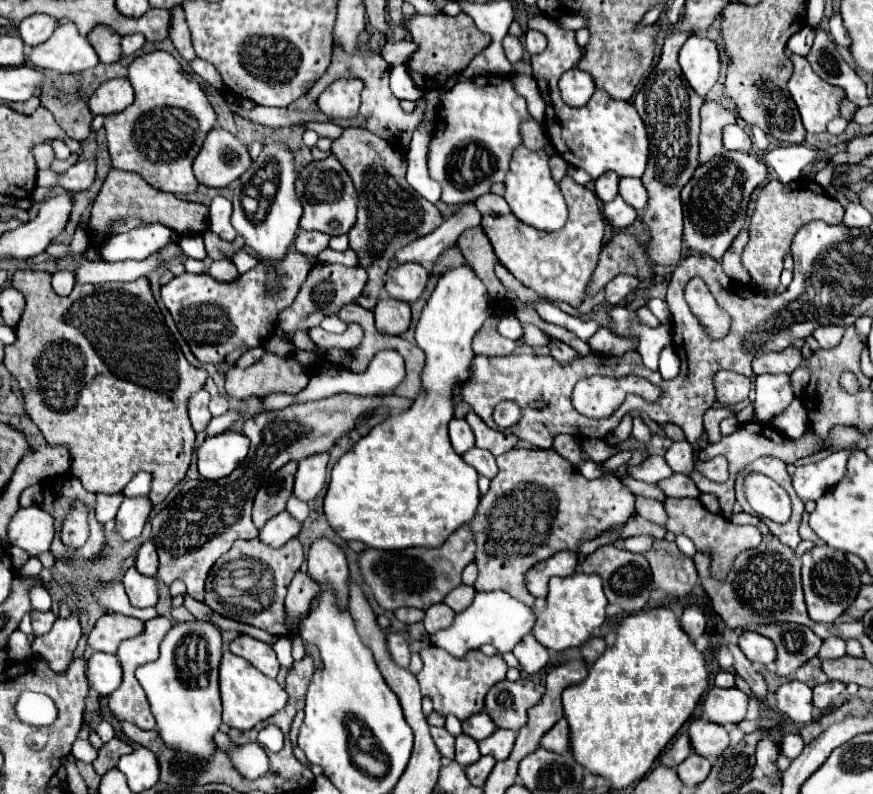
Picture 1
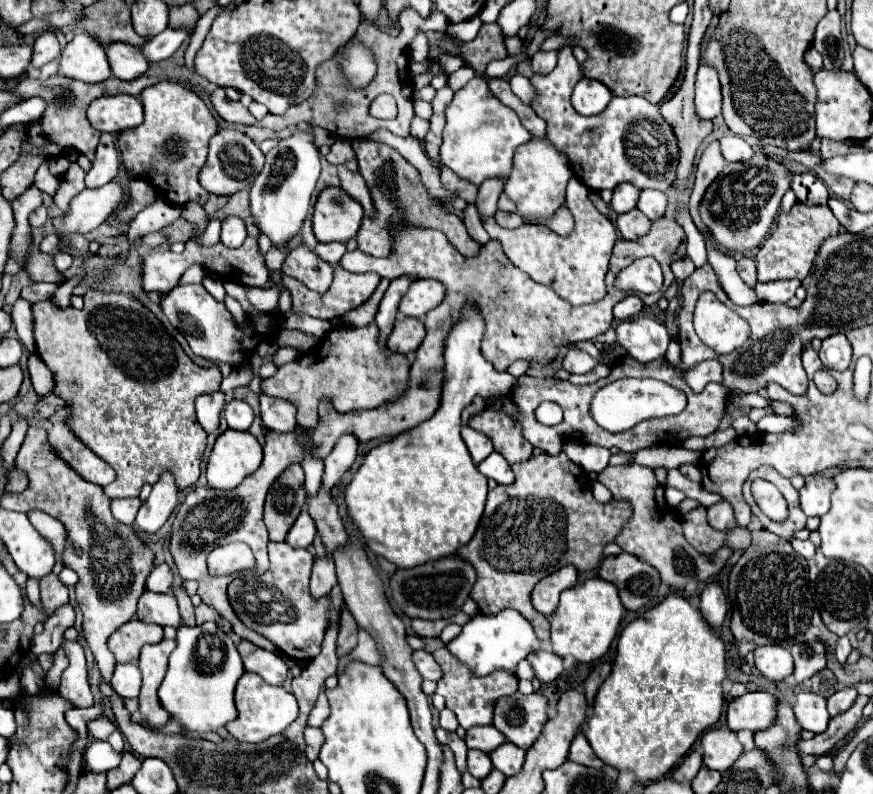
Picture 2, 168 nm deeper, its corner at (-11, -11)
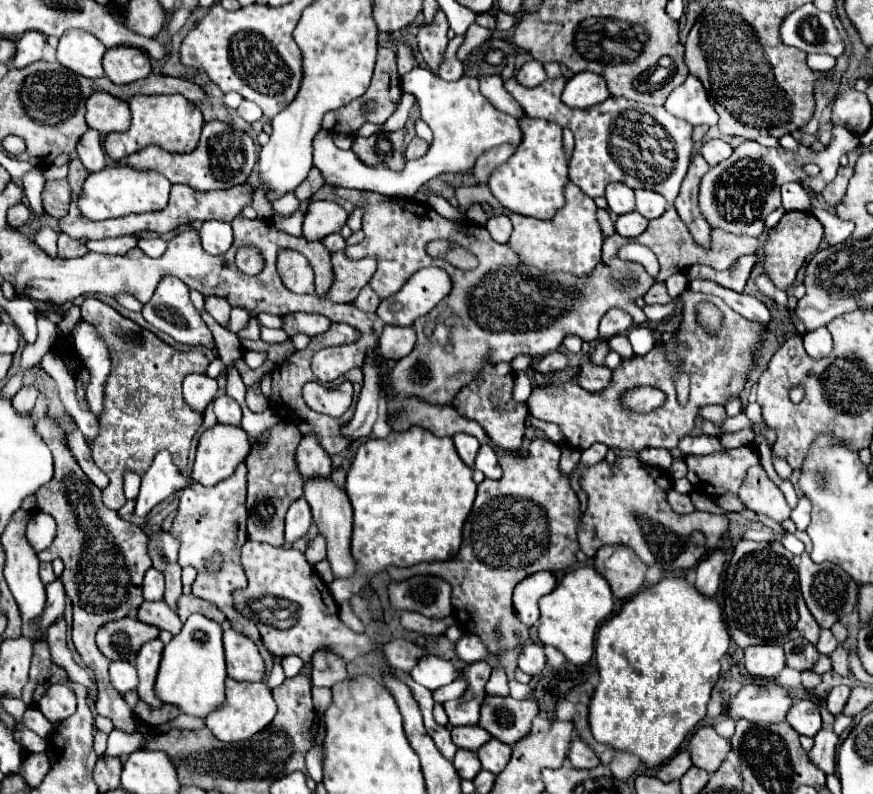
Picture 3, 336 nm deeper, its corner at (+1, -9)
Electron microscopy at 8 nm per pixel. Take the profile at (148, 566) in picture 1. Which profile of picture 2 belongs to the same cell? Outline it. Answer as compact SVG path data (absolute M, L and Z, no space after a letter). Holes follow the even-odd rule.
M163 562L163 564L159 564L151 570L151 574L147 578L147 590L151 590L151 592L169 592L171 580L173 580L173 572Z

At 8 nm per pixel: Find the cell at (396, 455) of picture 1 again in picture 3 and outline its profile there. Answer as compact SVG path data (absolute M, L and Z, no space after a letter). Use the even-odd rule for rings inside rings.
M423 428L409 432L391 432L383 440L367 440L359 446L355 460L347 472L345 490L353 504L353 536L351 554L359 566L355 578L333 580L329 590L337 604L357 594L371 578L389 566L409 568L419 562L435 562L453 558L461 546L461 532L467 514L471 512L477 484L473 482L473 470L459 458L451 438L437 438Z

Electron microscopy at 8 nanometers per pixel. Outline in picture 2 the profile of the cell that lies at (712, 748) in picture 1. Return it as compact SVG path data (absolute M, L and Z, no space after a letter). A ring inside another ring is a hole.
M727 728L707 730L701 738L701 748L705 766L719 772L725 772L743 752L743 746L739 744L735 732Z

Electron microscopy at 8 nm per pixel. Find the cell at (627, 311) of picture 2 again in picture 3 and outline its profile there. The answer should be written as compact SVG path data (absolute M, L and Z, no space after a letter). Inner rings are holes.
M615 308L615 310L609 310L607 316L603 316L603 320L599 324L599 336L601 336L601 340L611 340L613 336L627 332L631 326L633 326L631 316L627 312Z

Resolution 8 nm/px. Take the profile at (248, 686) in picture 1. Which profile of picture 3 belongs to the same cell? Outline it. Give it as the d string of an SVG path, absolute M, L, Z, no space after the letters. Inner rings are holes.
M227 678L225 680L225 702L219 710L213 710L205 718L205 724L213 732L213 736L219 738L221 742L239 742L239 740L251 738L253 734L269 726L275 712L277 712L275 700L271 696L271 690L263 682L251 684L251 682L237 682L237 680Z

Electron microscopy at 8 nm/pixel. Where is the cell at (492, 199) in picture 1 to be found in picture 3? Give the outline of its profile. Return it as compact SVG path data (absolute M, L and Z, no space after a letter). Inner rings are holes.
M497 216L497 218L491 218L487 224L487 230L489 230L489 234L493 236L493 240L495 242L499 242L499 244L507 244L507 238L511 236L511 222L507 222L507 218L505 216Z

